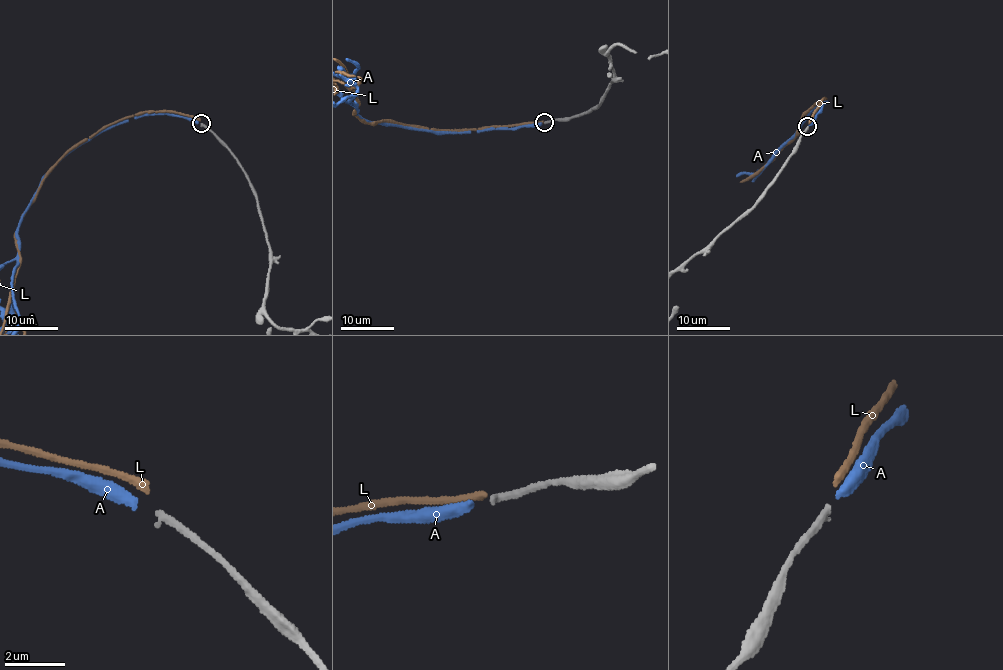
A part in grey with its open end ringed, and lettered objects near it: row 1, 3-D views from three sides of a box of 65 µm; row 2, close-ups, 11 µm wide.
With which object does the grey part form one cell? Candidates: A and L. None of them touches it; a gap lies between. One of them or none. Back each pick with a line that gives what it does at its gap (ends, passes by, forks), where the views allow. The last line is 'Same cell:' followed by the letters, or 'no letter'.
A: it ends
Same cell: A

